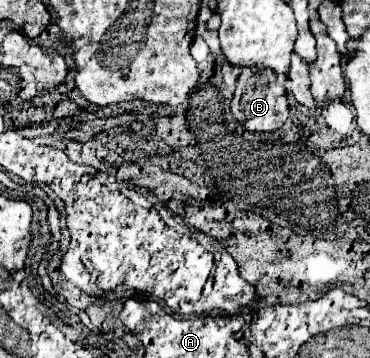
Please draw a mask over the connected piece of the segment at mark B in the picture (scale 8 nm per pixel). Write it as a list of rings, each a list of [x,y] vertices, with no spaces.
[[[252,67],[242,69],[230,109],[232,109],[232,115],[236,117],[236,121],[240,121],[248,131],[280,129],[284,125],[284,121],[288,119],[288,111],[290,111],[288,107],[290,105],[288,105],[286,89],[278,83],[278,77],[276,77],[276,73],[272,73],[272,69],[252,69]]]

